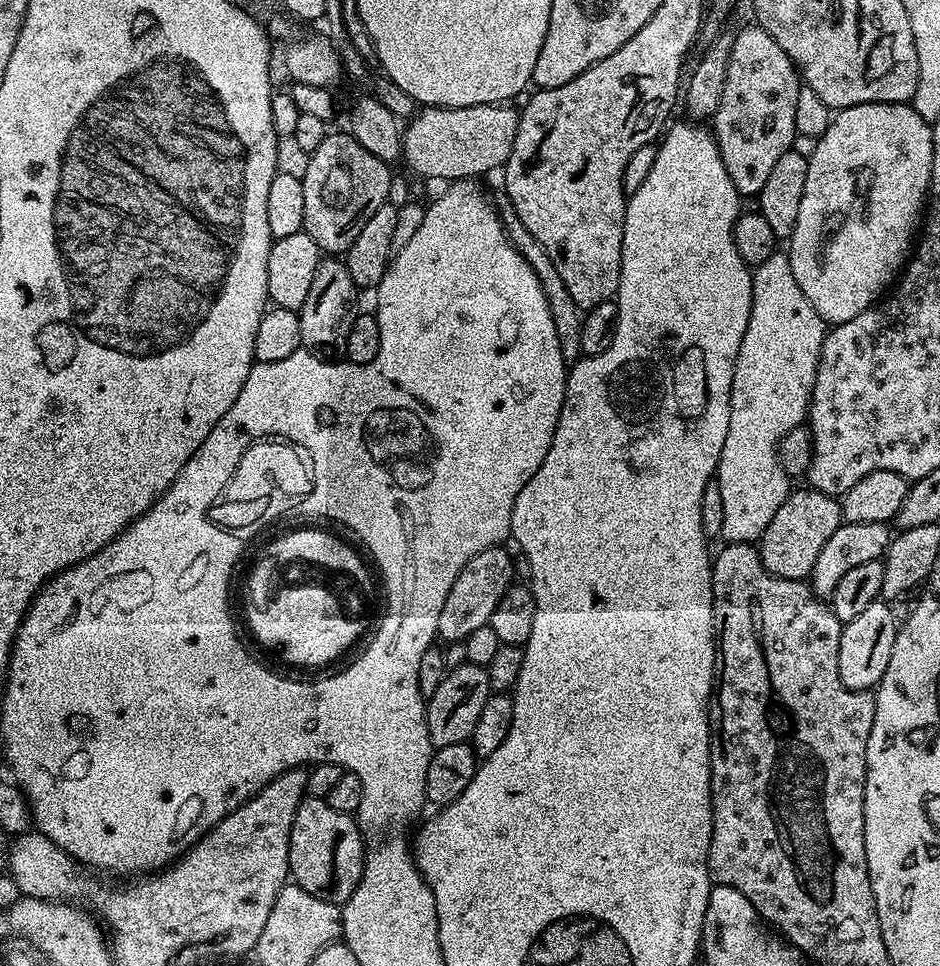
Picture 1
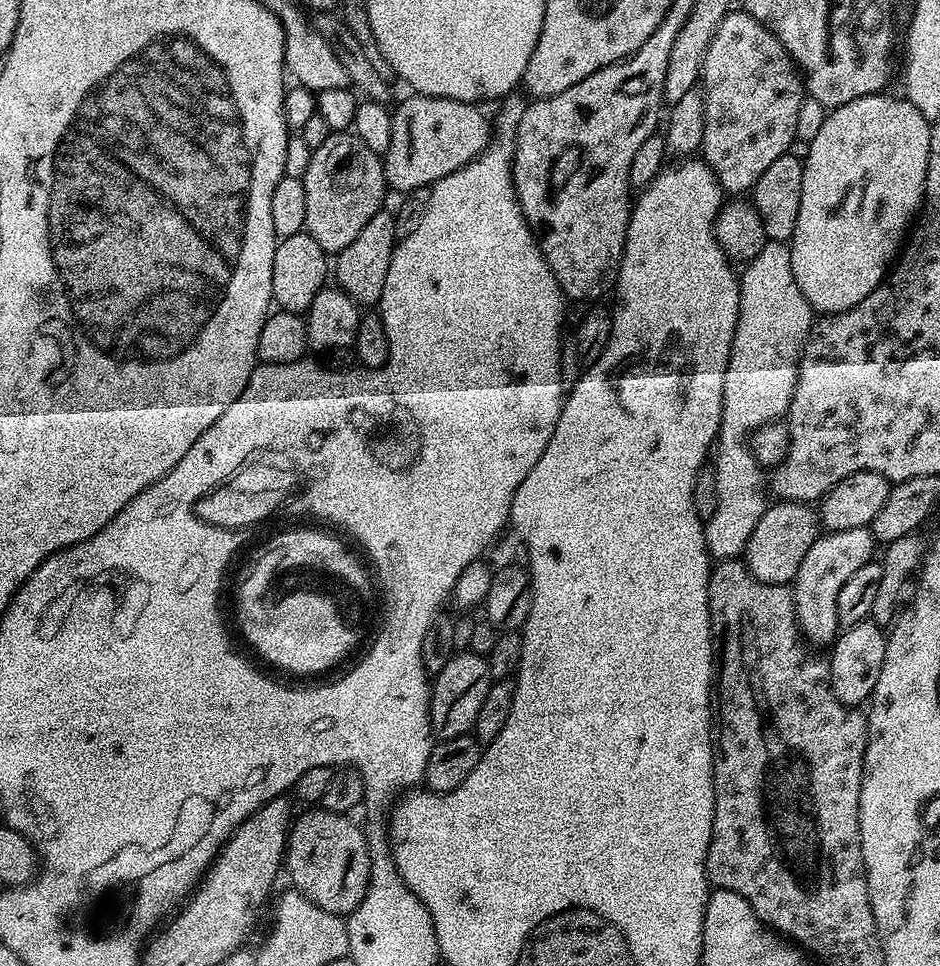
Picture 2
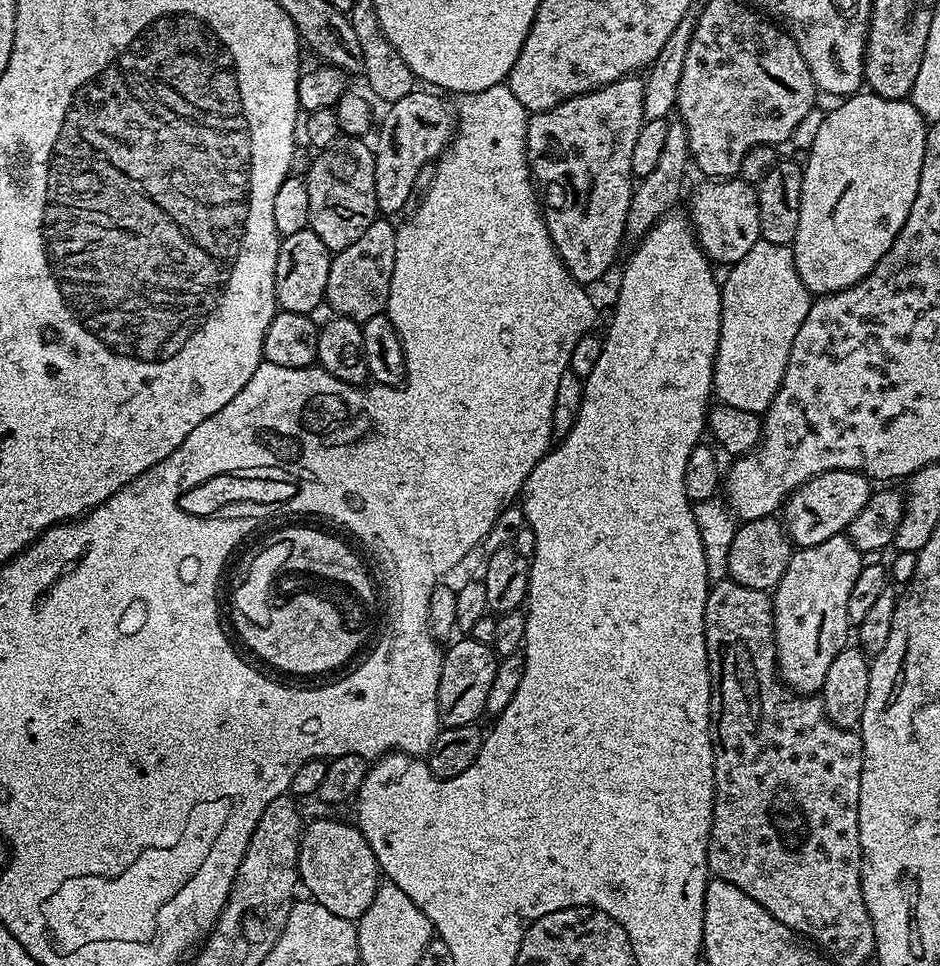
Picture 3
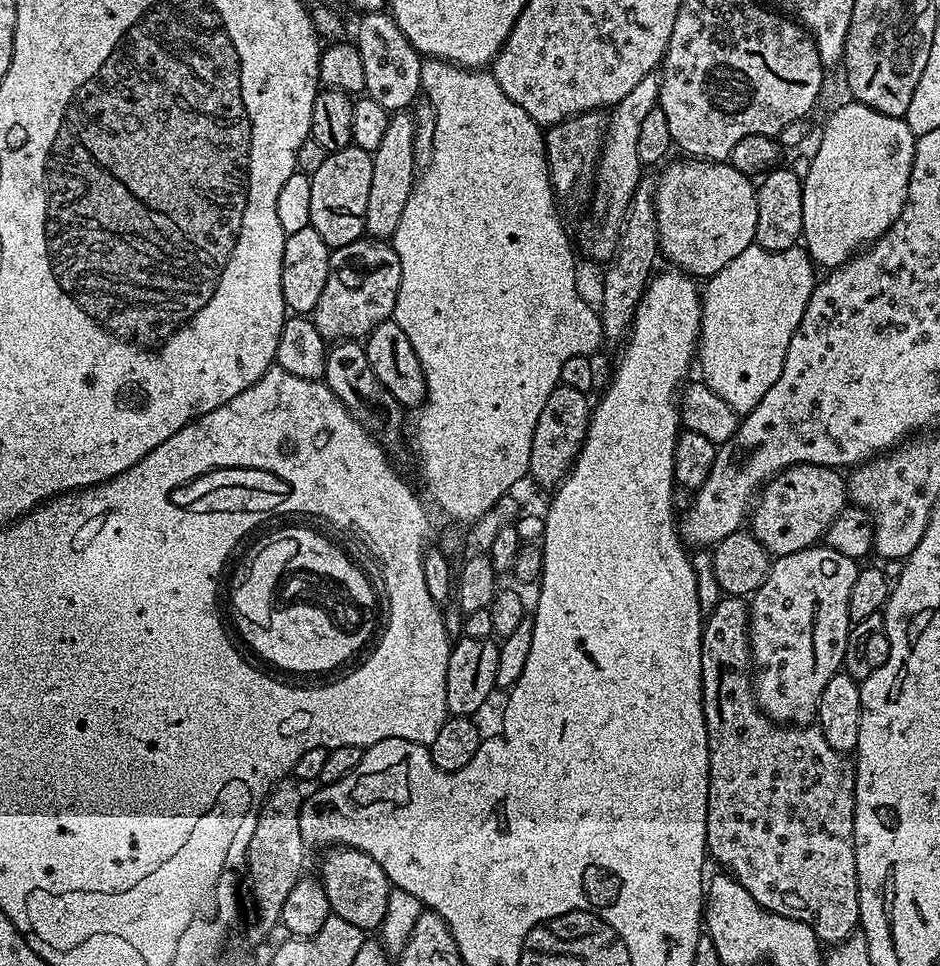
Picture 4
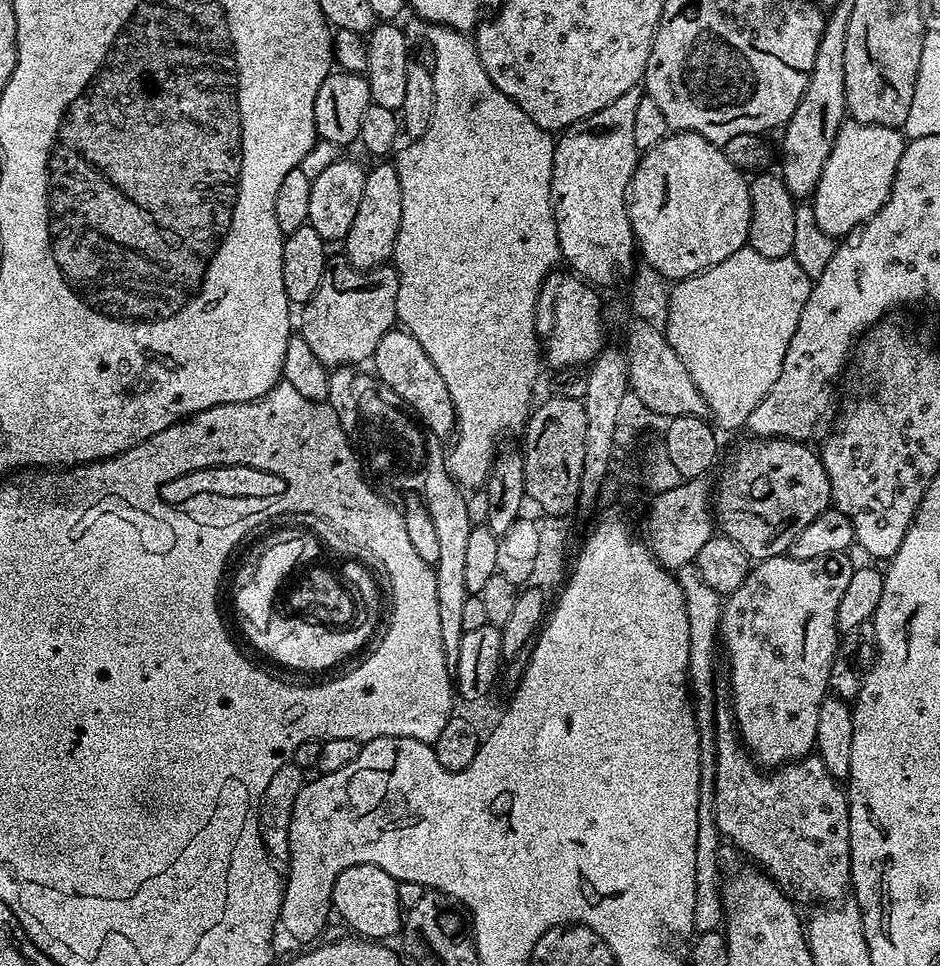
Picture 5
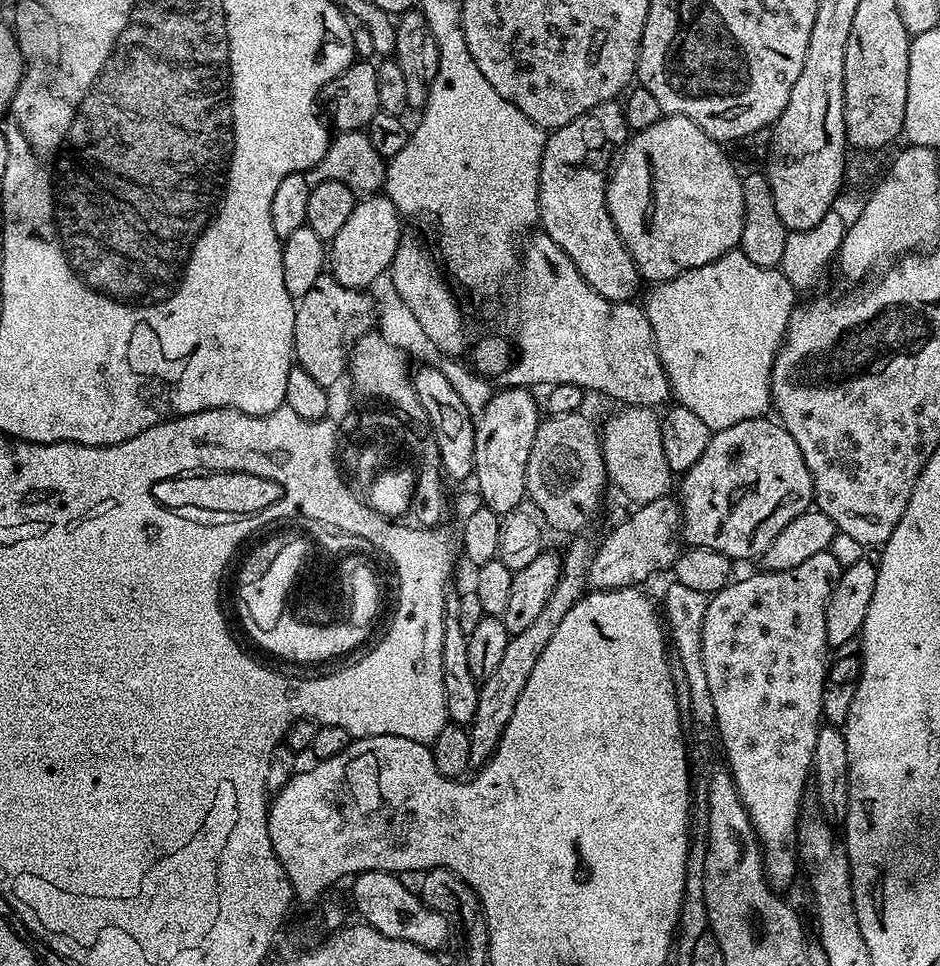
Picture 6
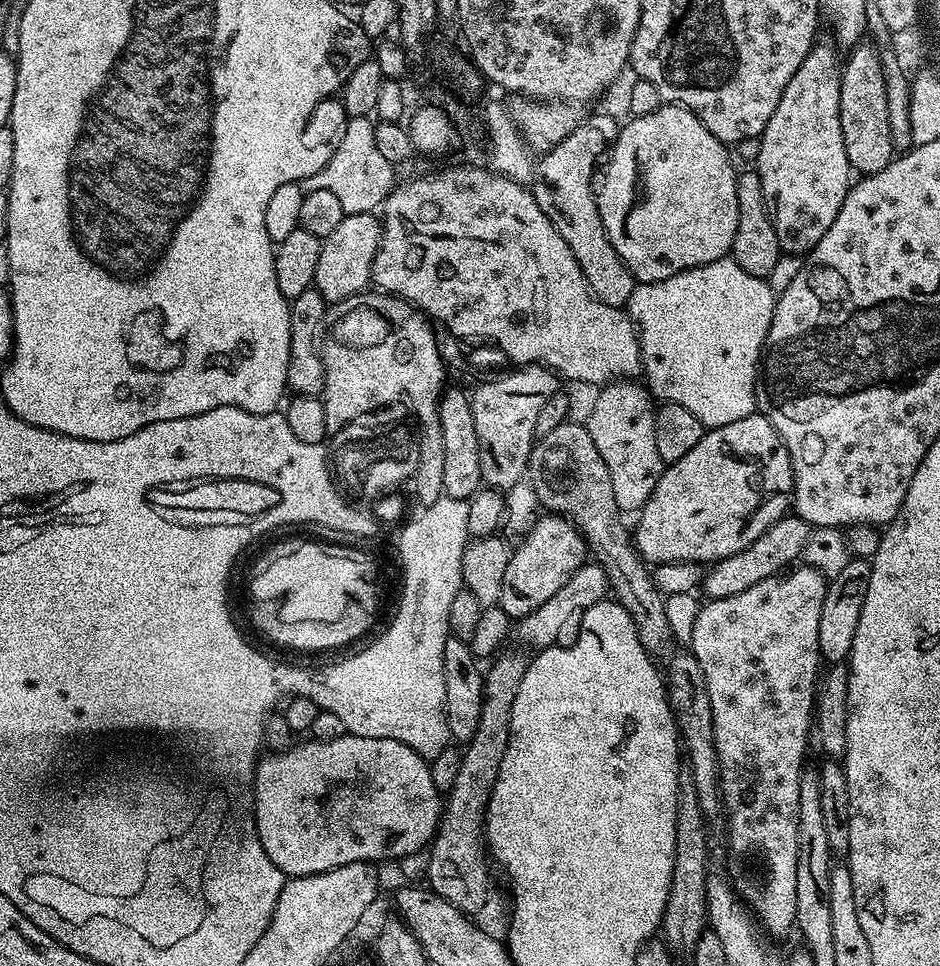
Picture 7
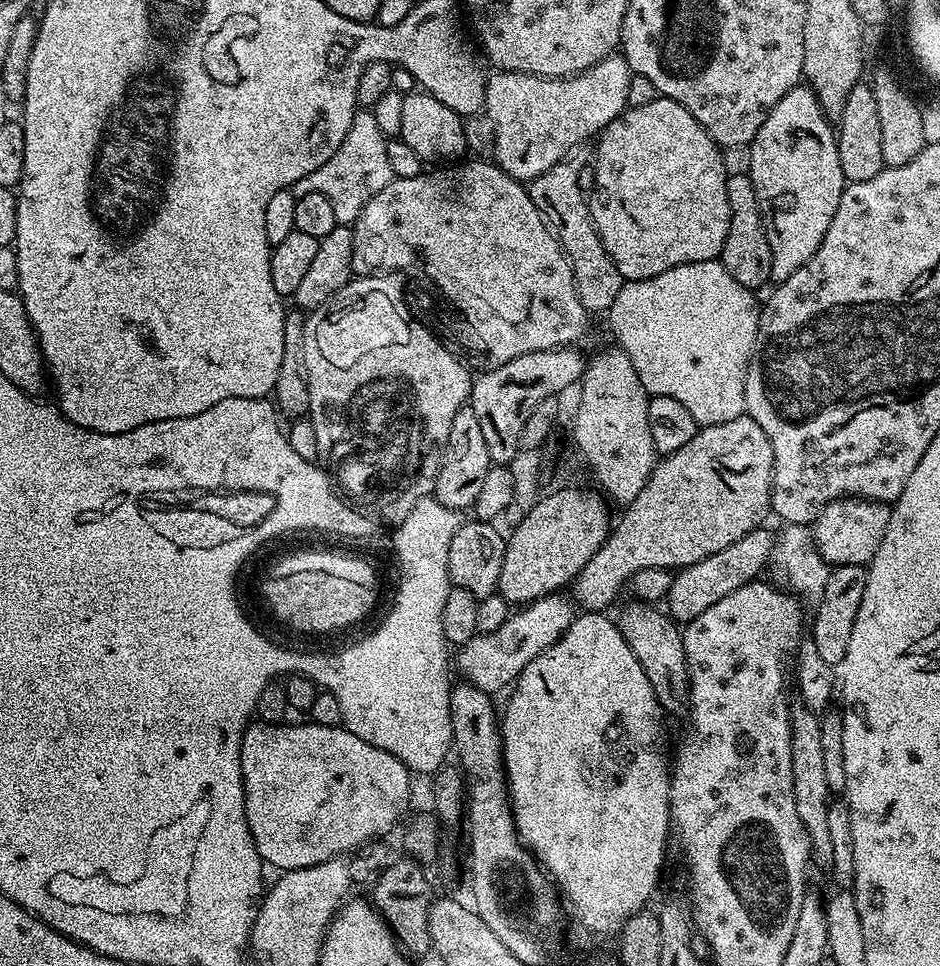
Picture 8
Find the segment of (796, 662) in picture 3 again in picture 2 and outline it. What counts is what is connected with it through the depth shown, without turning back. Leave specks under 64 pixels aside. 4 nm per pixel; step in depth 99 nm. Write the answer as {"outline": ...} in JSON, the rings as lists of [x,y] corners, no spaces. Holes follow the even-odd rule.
{"outline":[[[871,527],[858,530],[838,530],[817,535],[814,546],[806,558],[802,558],[802,566],[798,566],[798,574],[794,581],[796,598],[796,620],[800,624],[803,639],[809,645],[831,645],[838,635],[838,590],[846,586],[850,574],[854,570],[862,570],[872,559],[872,551],[878,548],[878,541],[872,537]]]}

